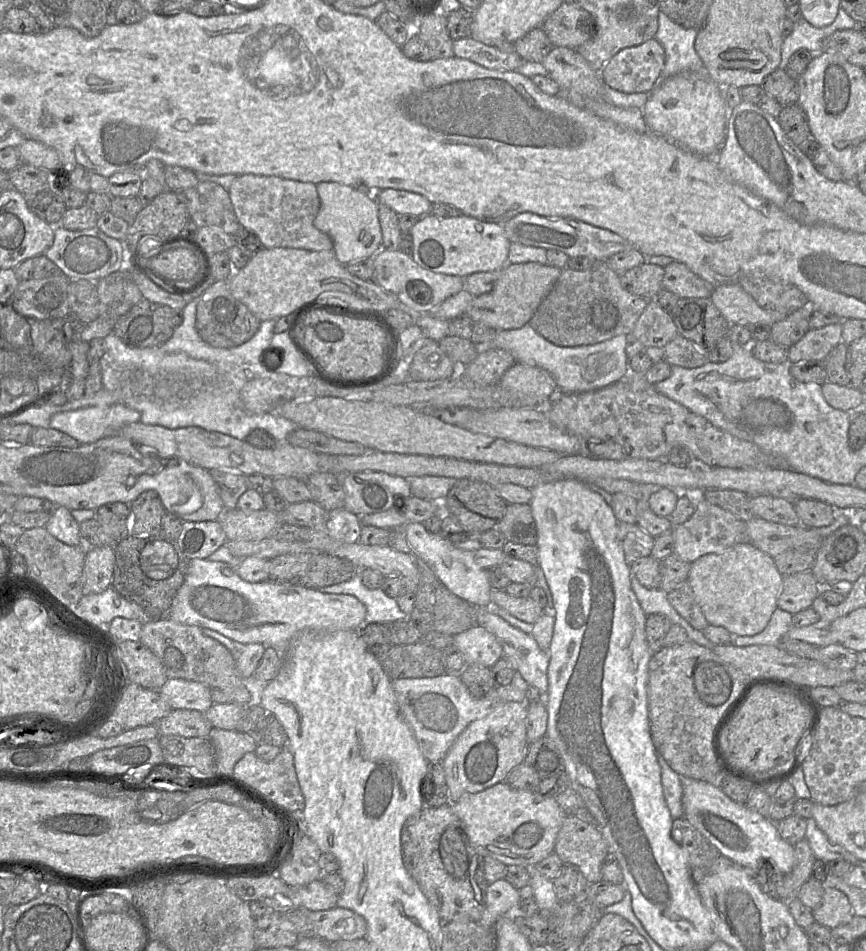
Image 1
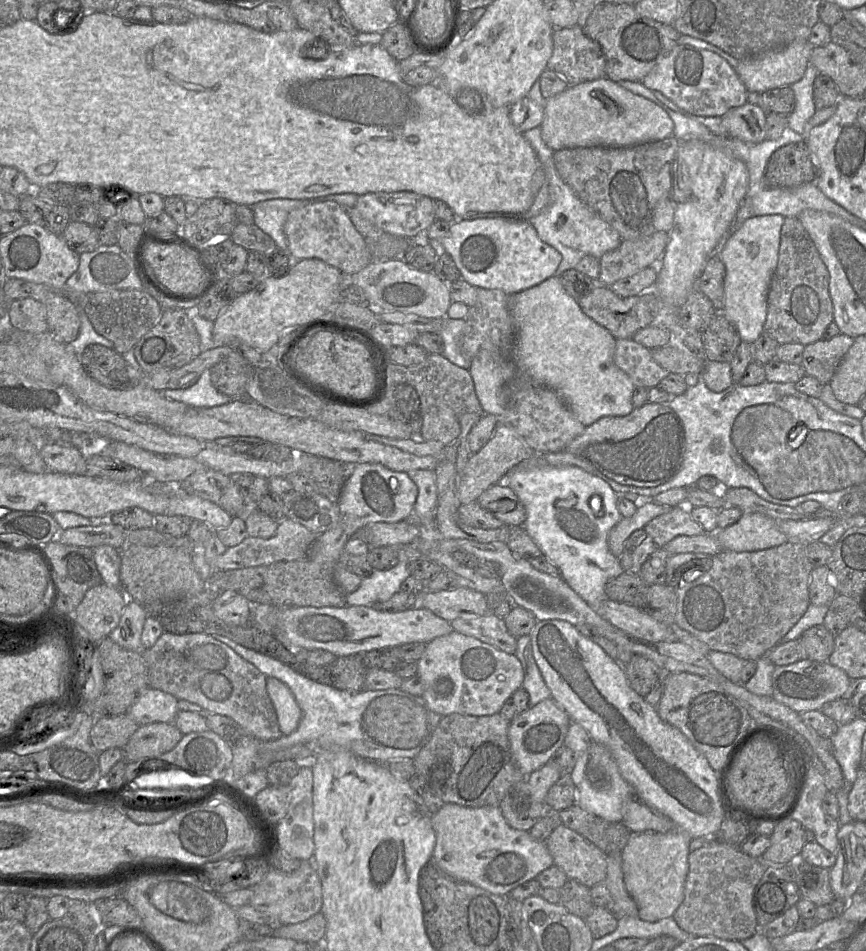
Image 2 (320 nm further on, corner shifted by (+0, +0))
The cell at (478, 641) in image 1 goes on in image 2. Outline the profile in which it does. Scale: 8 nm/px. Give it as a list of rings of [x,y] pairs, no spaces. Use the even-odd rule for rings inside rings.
[[[457,631],[437,637],[426,644],[417,661],[417,673],[422,680],[428,709],[446,716],[463,714],[489,716],[499,713],[505,701],[523,682],[523,669],[514,654]]]

